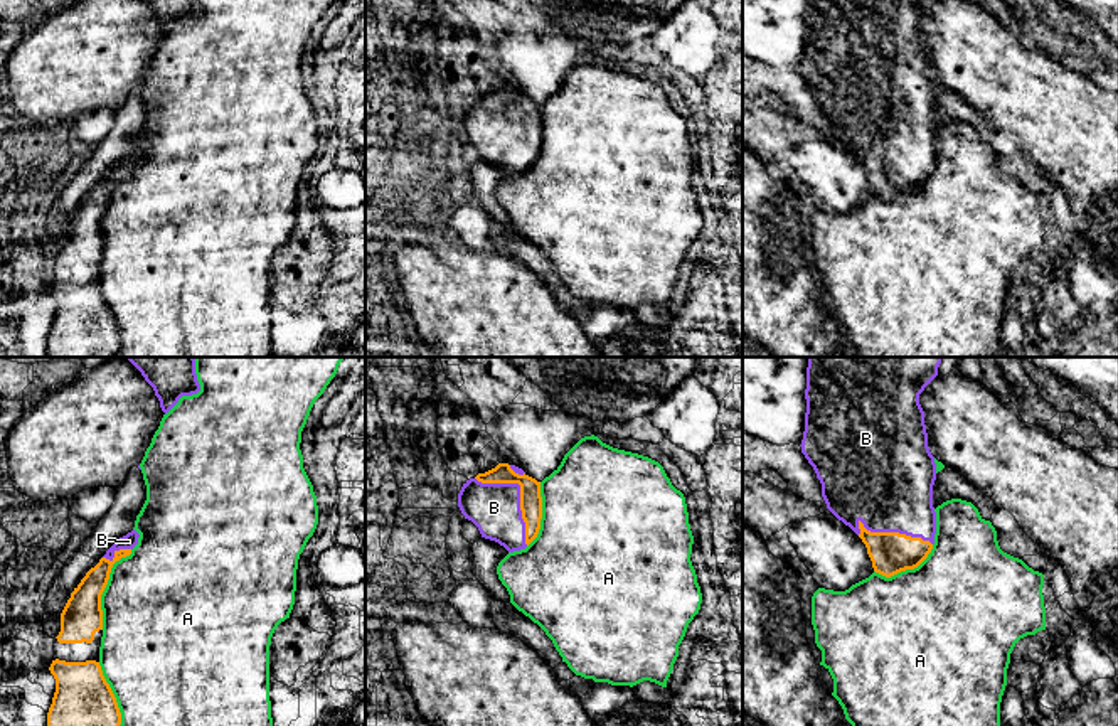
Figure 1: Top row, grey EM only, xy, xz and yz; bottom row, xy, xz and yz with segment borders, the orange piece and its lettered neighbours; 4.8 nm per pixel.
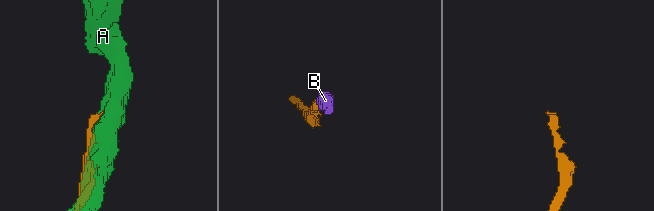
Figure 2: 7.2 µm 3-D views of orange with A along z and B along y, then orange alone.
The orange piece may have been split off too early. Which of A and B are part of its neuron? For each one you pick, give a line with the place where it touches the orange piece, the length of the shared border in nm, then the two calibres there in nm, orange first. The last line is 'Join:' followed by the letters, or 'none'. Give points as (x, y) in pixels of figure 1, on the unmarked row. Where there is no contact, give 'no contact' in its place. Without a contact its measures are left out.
B: contact xz (521, 117); length 420 nm; calibres 110 and 240 nm
Join: B

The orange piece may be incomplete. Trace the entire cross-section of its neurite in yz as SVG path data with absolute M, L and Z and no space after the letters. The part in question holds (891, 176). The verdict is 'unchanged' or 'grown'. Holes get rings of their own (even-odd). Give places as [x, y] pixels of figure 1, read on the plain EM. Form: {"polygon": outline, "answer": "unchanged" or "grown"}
{"polygon": "M807 0L807 35L801 76L822 106L827 131L865 167L876 195L891 200L918 190L931 175L936 157L933 108L934 79L928 69L919 17L934 0Z", "answer": "grown"}

